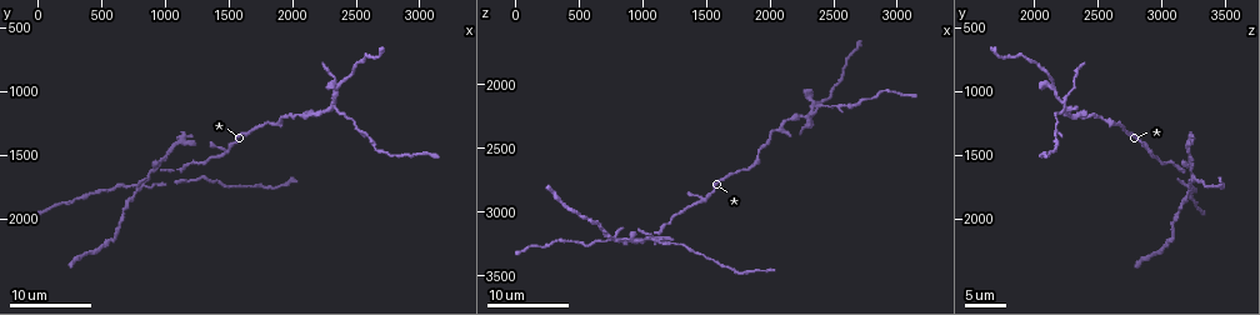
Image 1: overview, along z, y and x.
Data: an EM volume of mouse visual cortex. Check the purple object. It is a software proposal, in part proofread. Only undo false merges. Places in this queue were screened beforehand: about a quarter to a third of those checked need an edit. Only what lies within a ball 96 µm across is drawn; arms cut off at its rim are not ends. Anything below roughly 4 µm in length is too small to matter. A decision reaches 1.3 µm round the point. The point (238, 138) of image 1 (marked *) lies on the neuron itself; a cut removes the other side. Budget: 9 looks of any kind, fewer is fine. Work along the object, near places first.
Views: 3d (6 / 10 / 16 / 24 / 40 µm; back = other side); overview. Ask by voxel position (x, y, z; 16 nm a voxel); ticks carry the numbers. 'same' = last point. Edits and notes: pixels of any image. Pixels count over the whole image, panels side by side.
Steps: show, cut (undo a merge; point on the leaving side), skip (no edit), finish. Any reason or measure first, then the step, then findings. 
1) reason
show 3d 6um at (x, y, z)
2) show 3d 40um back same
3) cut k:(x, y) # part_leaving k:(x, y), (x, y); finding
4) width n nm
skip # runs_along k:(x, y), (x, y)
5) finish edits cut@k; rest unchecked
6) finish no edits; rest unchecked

show 3d 24um at (1840, 1260, 2660)

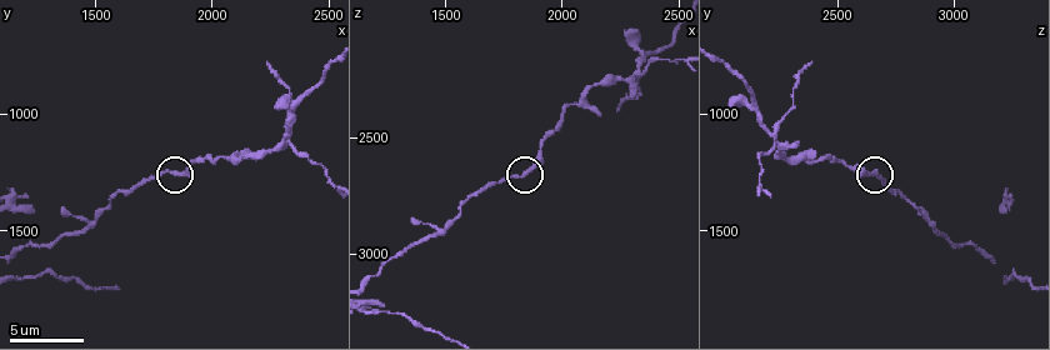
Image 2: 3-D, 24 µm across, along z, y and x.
show 3d 6um at (1820, 1260, 2660)

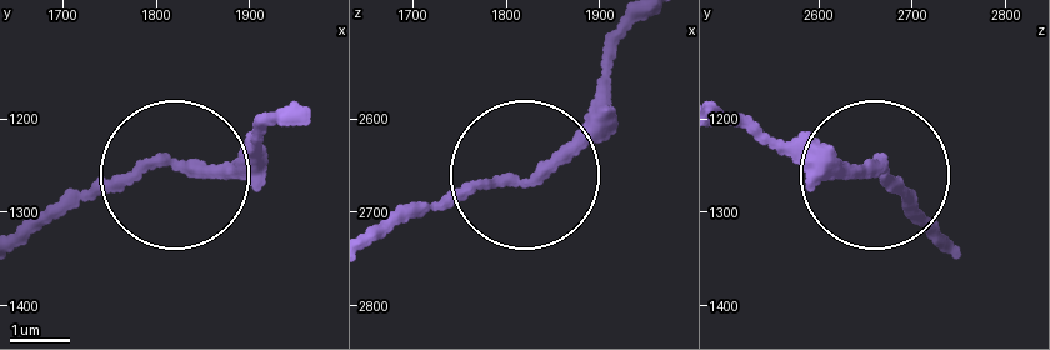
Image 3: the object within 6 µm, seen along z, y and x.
width 190 nm
skip # continuous, no second neuron

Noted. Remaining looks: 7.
looks like a crossing
show 3d 6um at (2320, 1100, 2220)

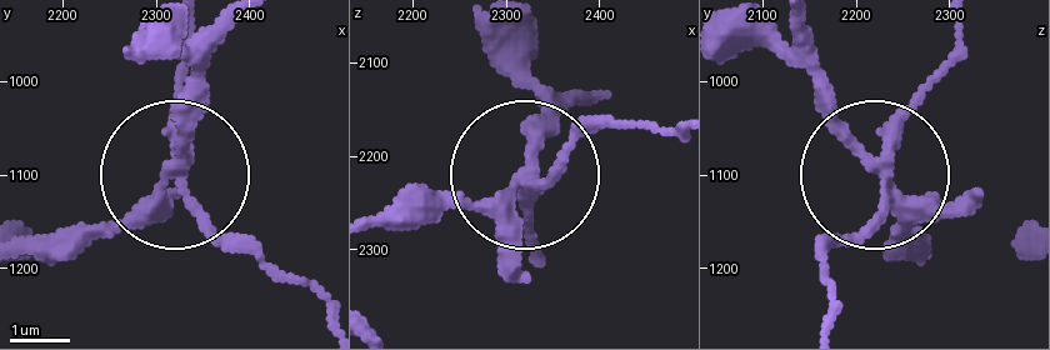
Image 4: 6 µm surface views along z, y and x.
arms 5
cut 4:(215, 236) # part_leaving 4:(181, 170), (196, 210), (326, 315); a second neuron is stuck on

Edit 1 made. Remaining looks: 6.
show 3d 6um at (2010, 1210, 2380)

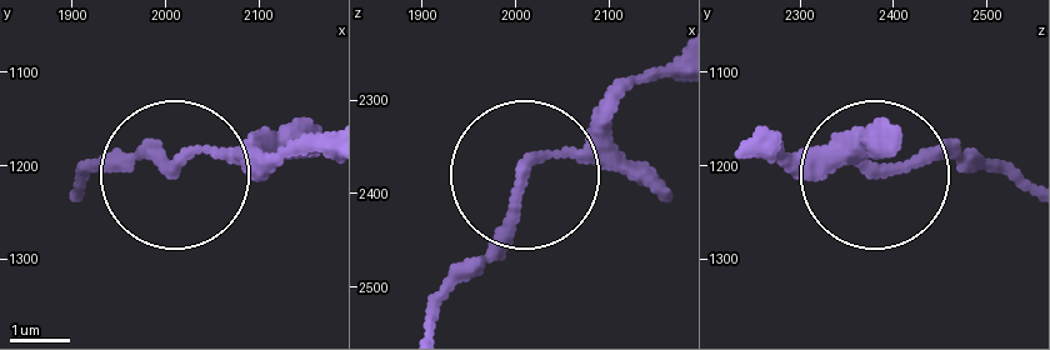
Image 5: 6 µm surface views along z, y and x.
skip # runs_along 5:(78, 186), (138, 158), (173, 173), (218, 153), (318, 153); one neuron here

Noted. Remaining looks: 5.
two arms in line, one across
show 3d 6um at (1430, 1510, 2930)

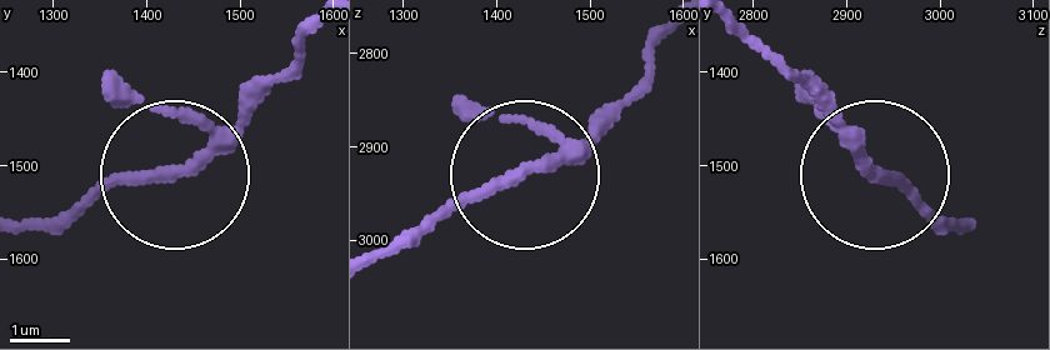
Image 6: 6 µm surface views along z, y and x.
arms 3
skip # all the same neuron

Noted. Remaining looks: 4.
finish edits cut@4; rest unchecked

